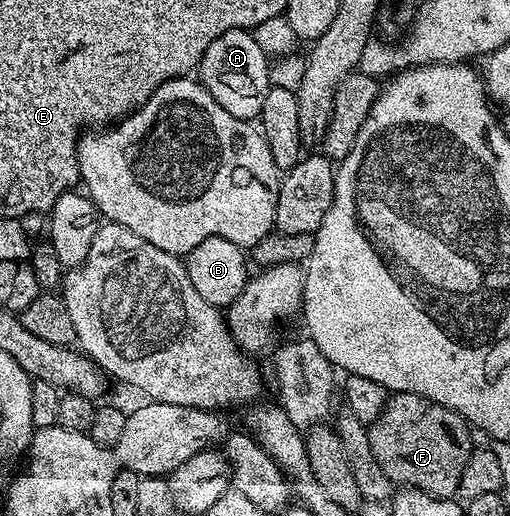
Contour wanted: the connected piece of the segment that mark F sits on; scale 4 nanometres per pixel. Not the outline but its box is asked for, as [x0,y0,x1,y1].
[368,393,472,498]

